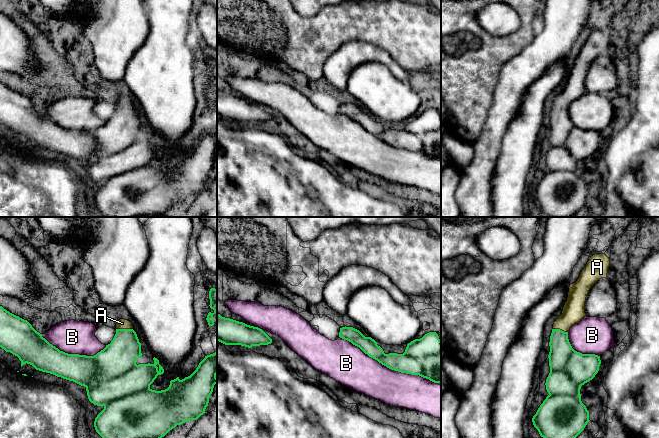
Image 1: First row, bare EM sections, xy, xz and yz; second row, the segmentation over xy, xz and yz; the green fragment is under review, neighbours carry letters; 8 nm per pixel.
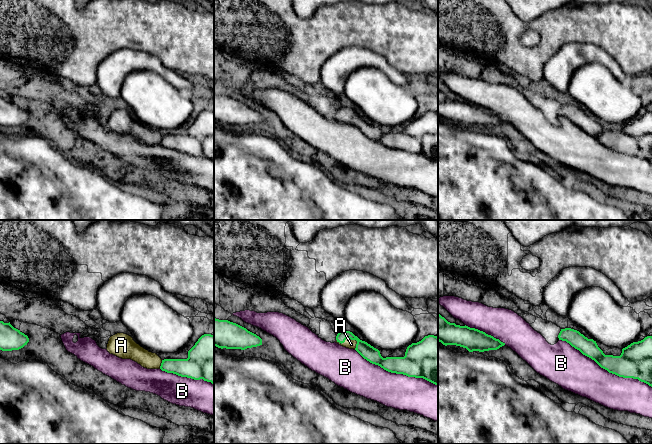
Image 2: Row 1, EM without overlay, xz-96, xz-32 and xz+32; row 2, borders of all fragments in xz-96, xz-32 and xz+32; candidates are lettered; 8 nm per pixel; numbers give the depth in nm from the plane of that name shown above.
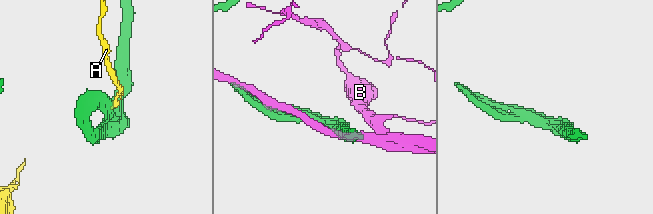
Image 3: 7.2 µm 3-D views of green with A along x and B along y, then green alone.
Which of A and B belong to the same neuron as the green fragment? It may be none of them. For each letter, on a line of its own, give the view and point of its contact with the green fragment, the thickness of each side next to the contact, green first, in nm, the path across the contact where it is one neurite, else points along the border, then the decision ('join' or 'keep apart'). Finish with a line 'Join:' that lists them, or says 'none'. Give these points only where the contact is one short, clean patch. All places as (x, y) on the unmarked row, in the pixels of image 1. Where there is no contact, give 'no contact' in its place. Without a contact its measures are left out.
A: contact xy (124, 105); calibres 300 and 80 nm; join
B: contact xz (390, 144); calibres 260 and 300 nm; keep apart
Join: A

